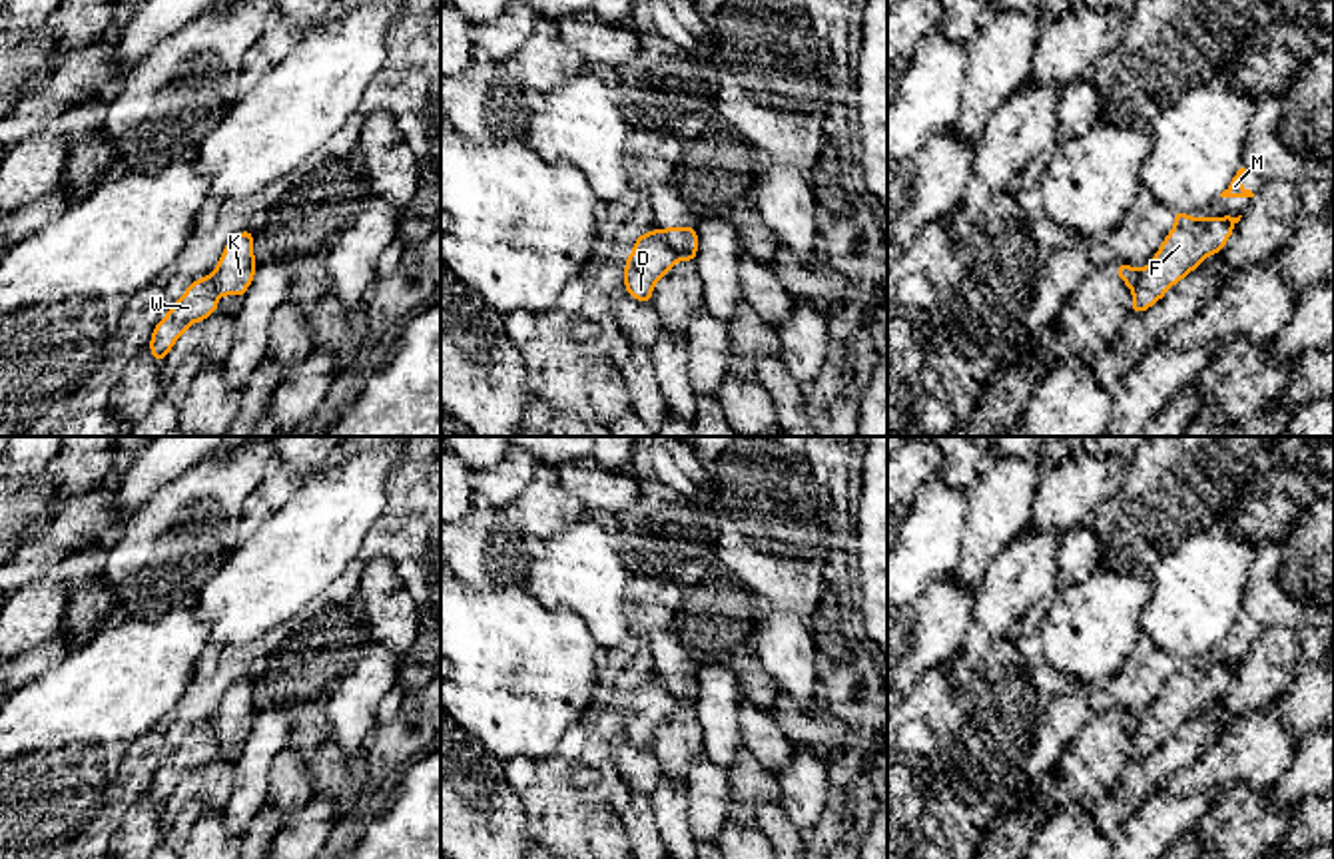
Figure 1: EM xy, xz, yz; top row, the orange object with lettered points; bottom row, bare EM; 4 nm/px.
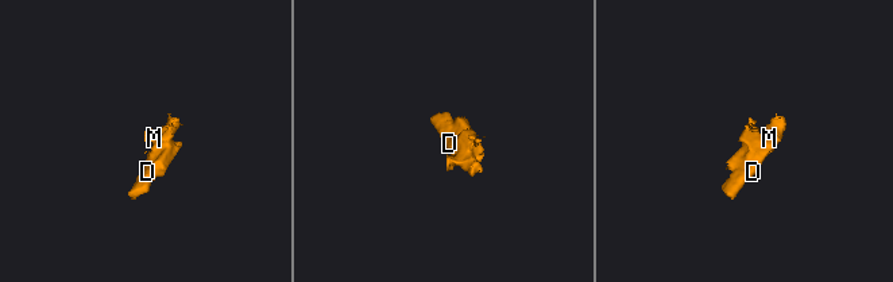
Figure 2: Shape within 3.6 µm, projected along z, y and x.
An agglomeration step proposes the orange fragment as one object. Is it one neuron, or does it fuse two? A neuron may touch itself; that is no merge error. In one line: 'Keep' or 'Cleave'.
Cleave

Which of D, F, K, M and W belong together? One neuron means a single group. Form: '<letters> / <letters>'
D F M W / K

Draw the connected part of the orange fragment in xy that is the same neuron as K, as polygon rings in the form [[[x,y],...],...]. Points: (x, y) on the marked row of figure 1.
[[[253,229],[239,231],[221,251],[211,281],[221,295],[243,297],[255,277]]]

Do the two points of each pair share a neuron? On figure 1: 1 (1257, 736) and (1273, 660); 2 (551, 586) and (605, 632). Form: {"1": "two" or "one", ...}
{"1": "two", "2": "one"}

